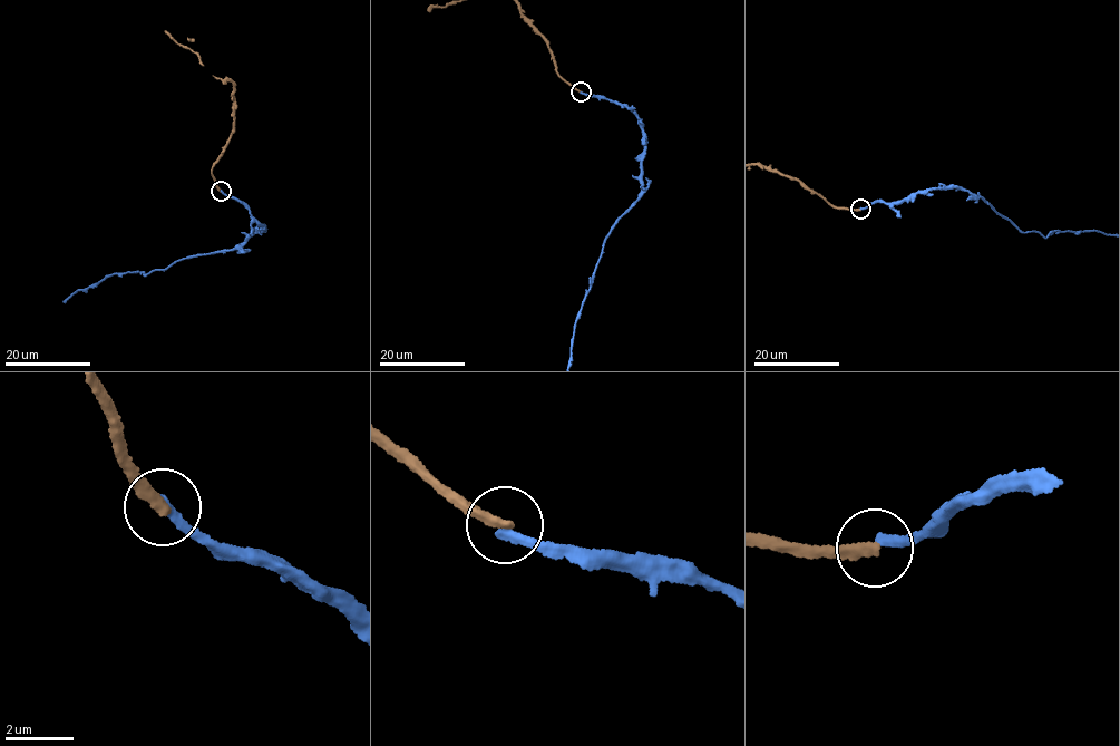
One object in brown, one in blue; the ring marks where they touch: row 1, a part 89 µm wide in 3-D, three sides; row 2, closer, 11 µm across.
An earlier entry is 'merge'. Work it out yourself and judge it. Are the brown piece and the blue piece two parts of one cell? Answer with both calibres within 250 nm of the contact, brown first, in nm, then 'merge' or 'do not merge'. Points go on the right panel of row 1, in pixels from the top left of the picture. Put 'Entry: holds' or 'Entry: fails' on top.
Entry: fails
calibres 320 and 280 nm; do not merge

